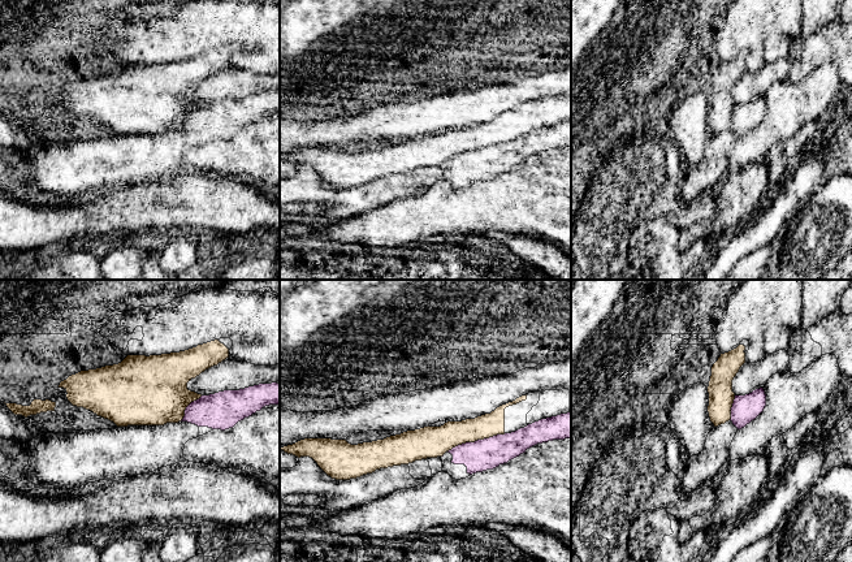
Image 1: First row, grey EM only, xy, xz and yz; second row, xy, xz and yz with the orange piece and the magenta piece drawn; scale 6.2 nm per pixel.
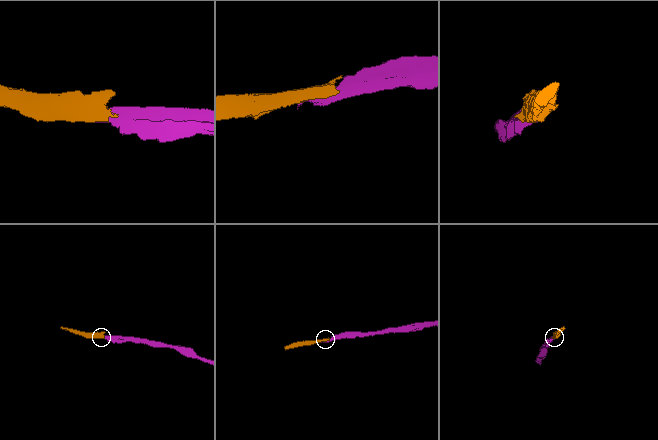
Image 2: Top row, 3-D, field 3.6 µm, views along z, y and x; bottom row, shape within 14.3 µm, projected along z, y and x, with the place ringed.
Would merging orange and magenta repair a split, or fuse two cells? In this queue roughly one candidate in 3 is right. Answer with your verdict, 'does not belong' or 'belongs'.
does not belong

